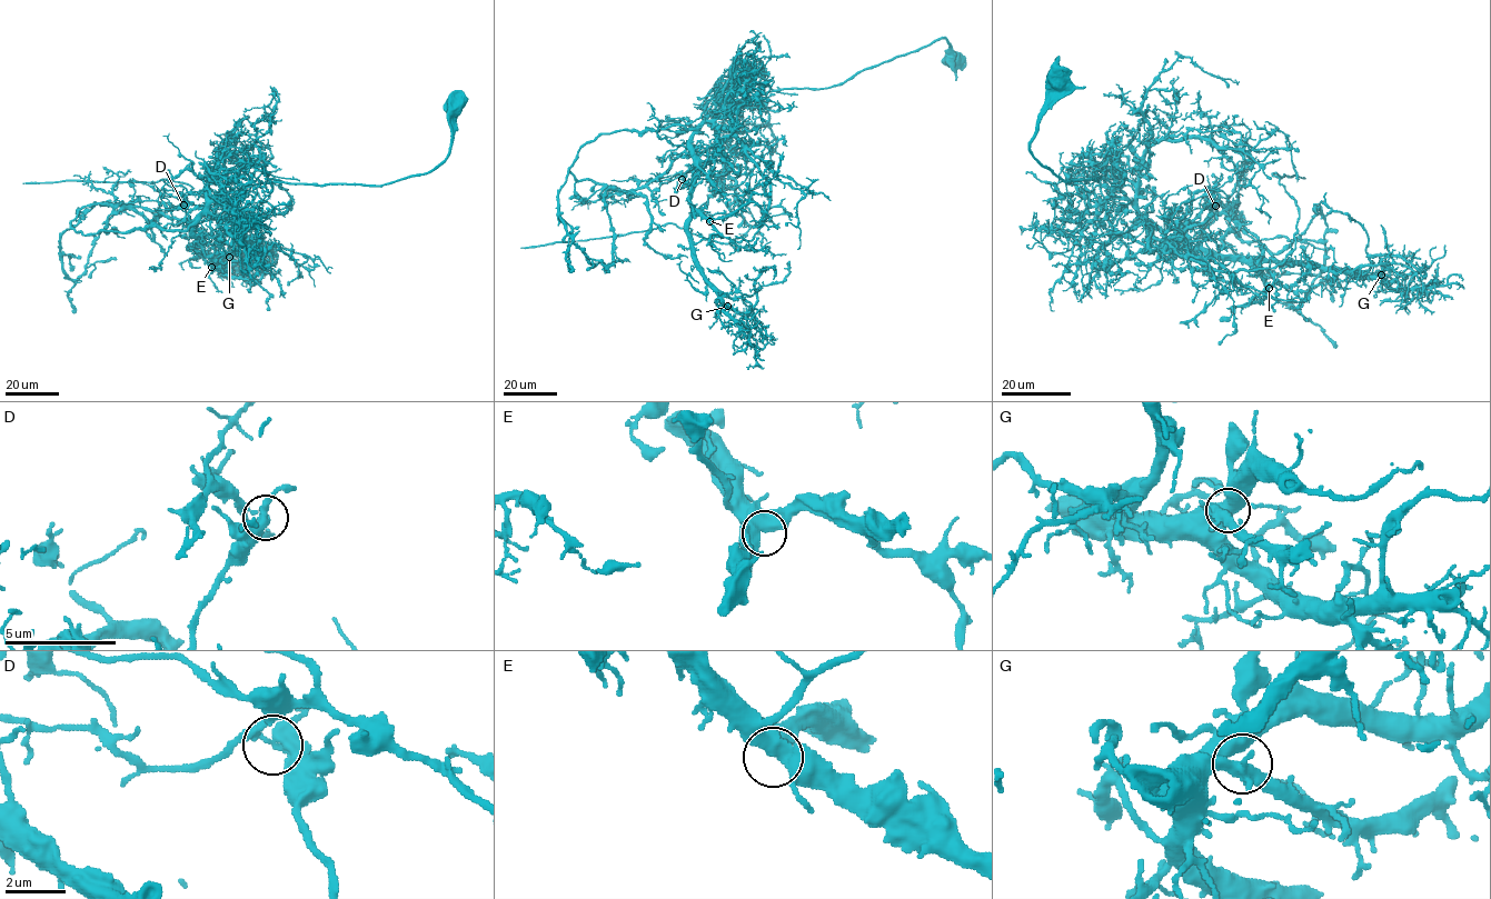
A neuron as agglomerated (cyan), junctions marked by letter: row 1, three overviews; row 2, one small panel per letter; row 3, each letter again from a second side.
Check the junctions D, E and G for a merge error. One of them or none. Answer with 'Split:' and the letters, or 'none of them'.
Split: D

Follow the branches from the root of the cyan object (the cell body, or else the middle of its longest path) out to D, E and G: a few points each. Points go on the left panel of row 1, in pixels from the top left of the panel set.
D: (455, 109), (449, 152), (424, 173), (380, 186), (250, 185), (218, 197), (195, 221), (200, 236), (182, 205)
E: (455, 109), (449, 152), (424, 173), (380, 186), (270, 181), (218, 196), (192, 229), (211, 267)
G: (455, 109), (449, 152), (424, 173), (380, 186), (270, 181), (218, 196), (196, 219), (189, 249), (229, 257)

